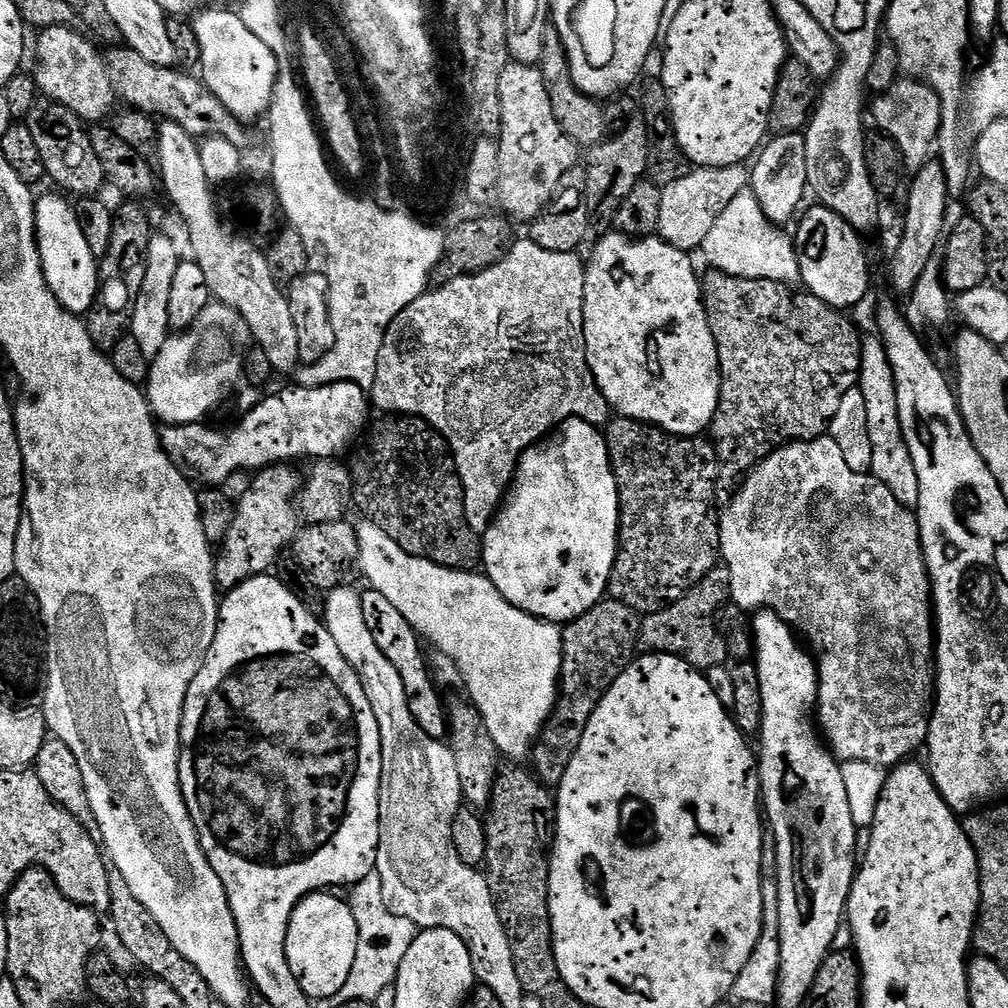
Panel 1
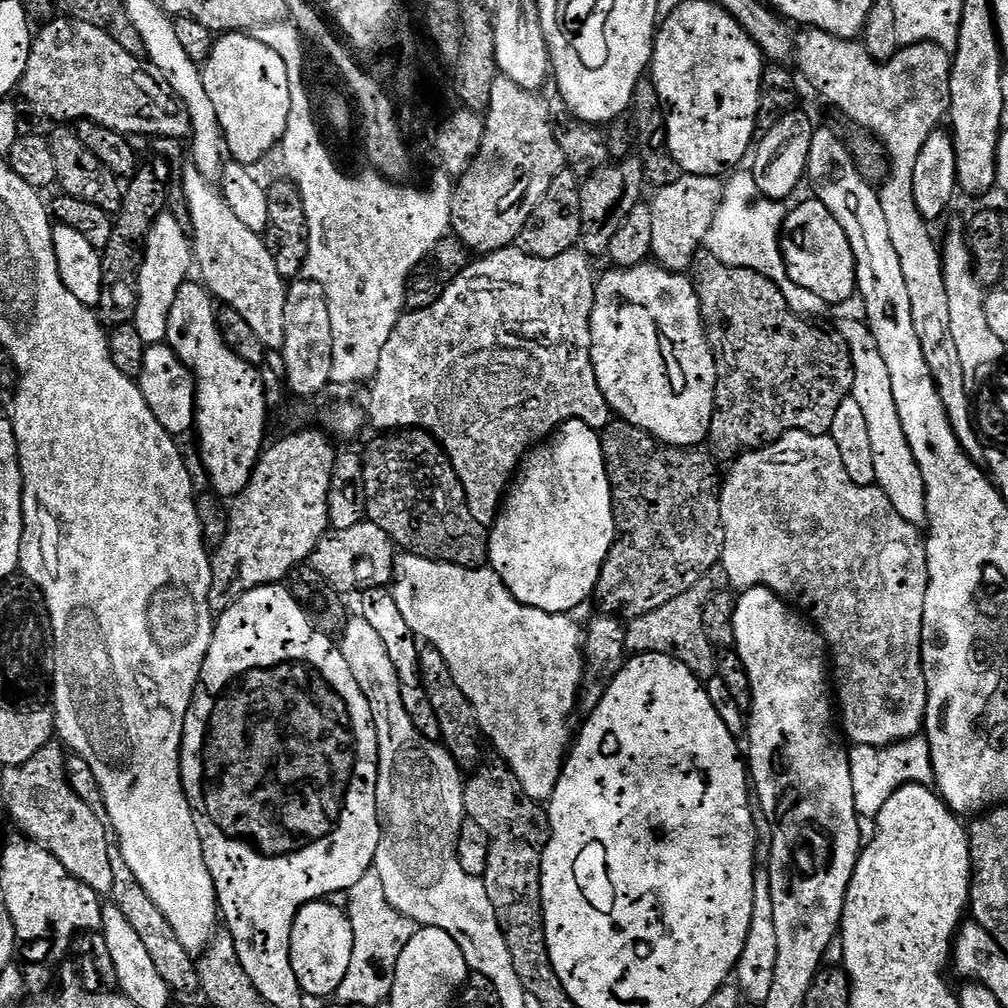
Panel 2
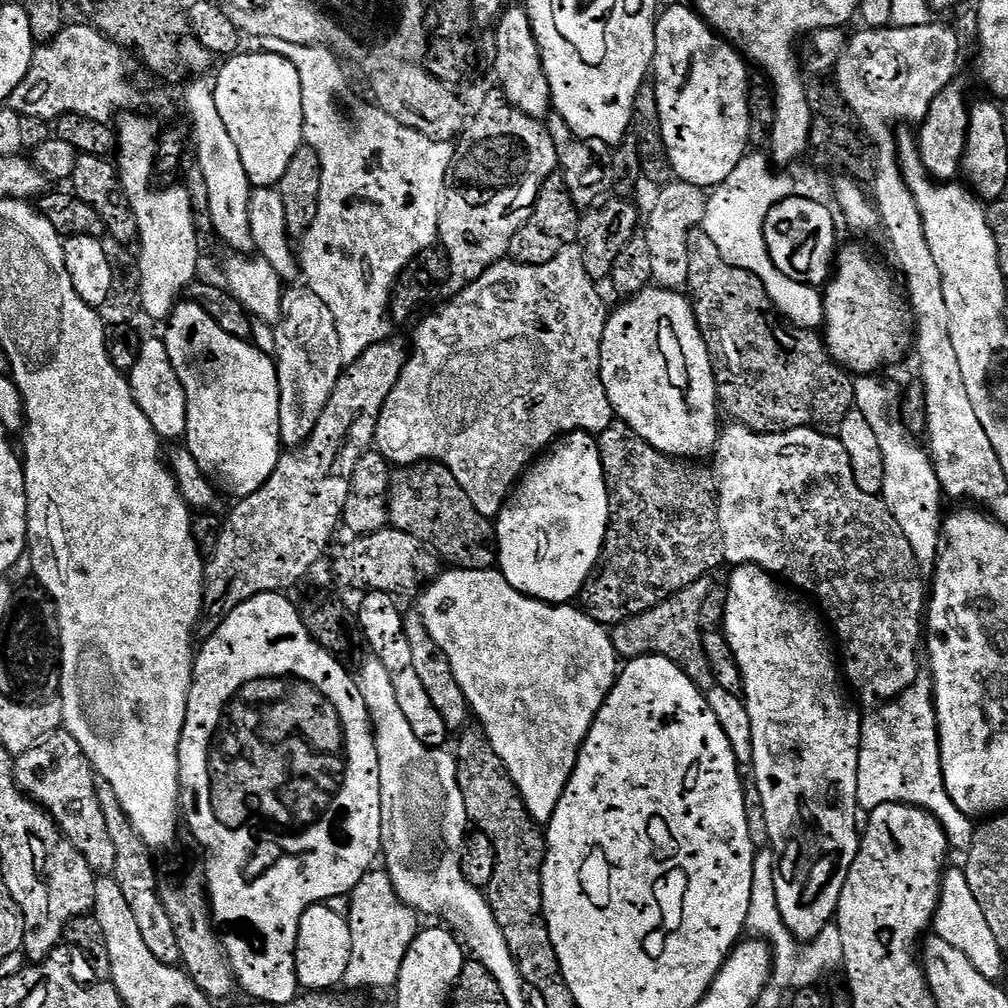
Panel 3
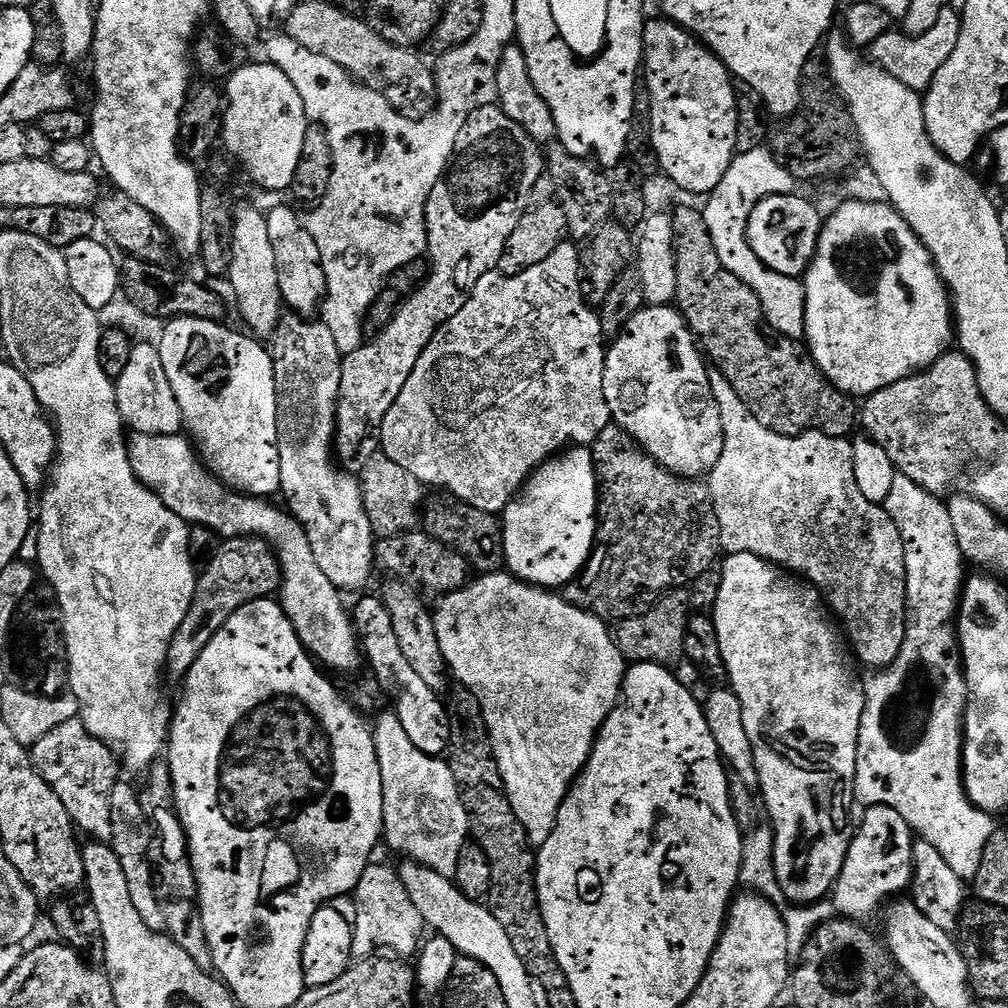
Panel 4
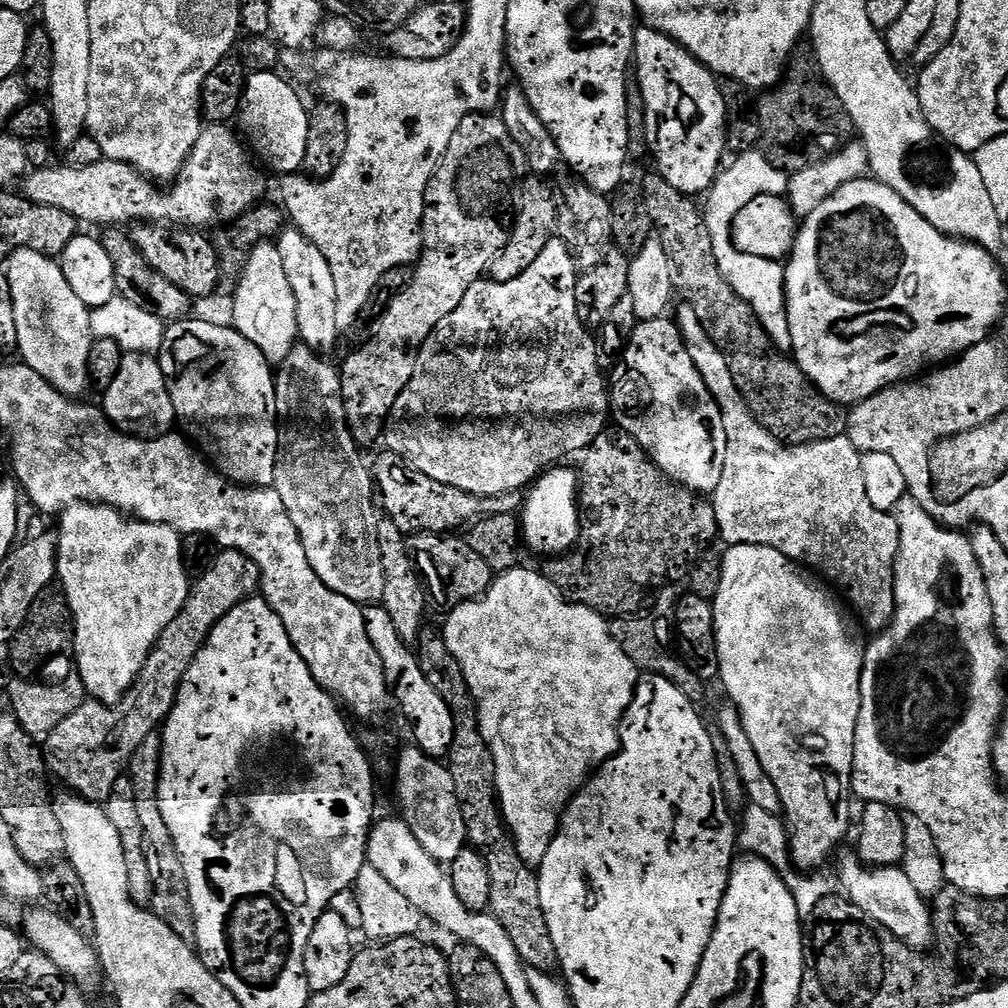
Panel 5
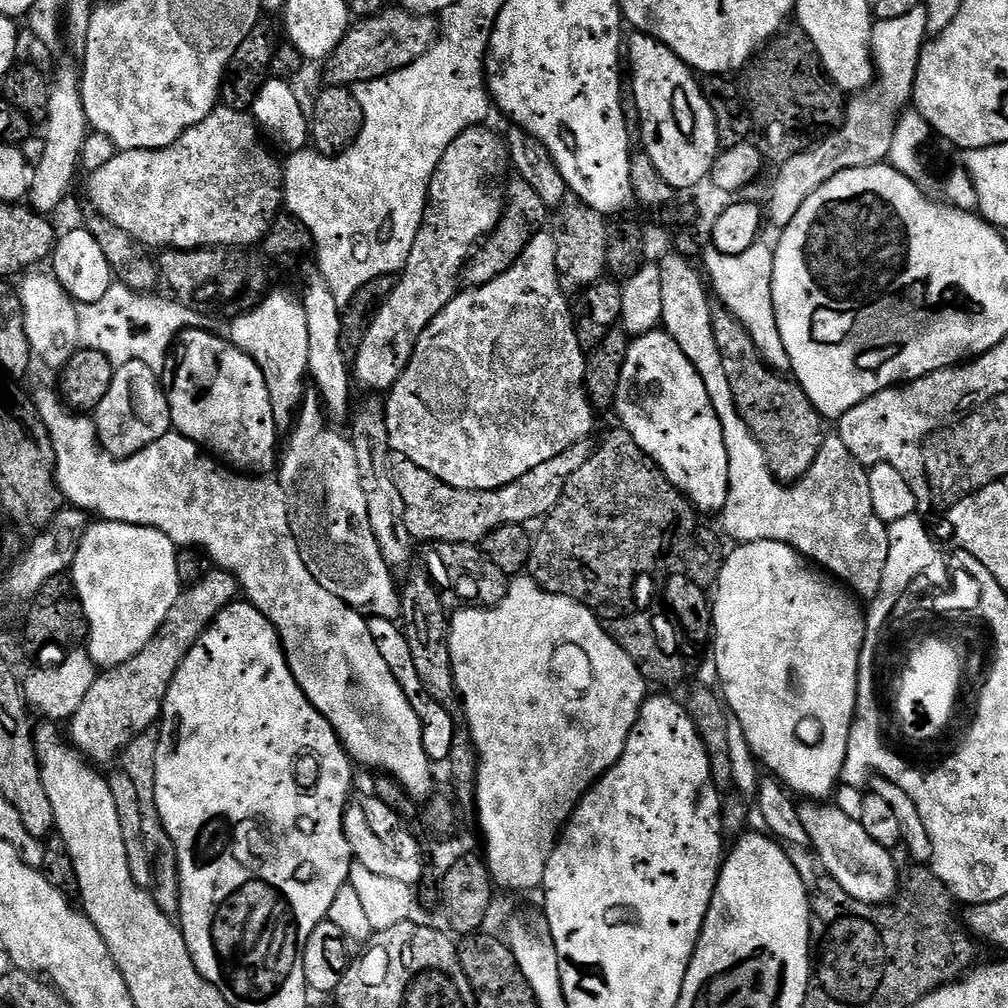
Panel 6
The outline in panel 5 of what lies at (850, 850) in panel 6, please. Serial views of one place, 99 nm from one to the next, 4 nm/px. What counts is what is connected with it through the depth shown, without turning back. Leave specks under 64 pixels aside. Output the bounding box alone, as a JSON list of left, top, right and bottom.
[838,851,933,950]

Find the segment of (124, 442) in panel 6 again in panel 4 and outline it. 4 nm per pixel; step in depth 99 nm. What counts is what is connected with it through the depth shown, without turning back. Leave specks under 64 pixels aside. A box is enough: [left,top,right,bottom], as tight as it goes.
[114,343,184,436]

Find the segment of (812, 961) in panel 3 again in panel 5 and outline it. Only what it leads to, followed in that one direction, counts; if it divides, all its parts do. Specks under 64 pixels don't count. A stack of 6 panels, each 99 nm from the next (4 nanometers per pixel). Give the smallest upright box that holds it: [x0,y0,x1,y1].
[736,803,839,920]

